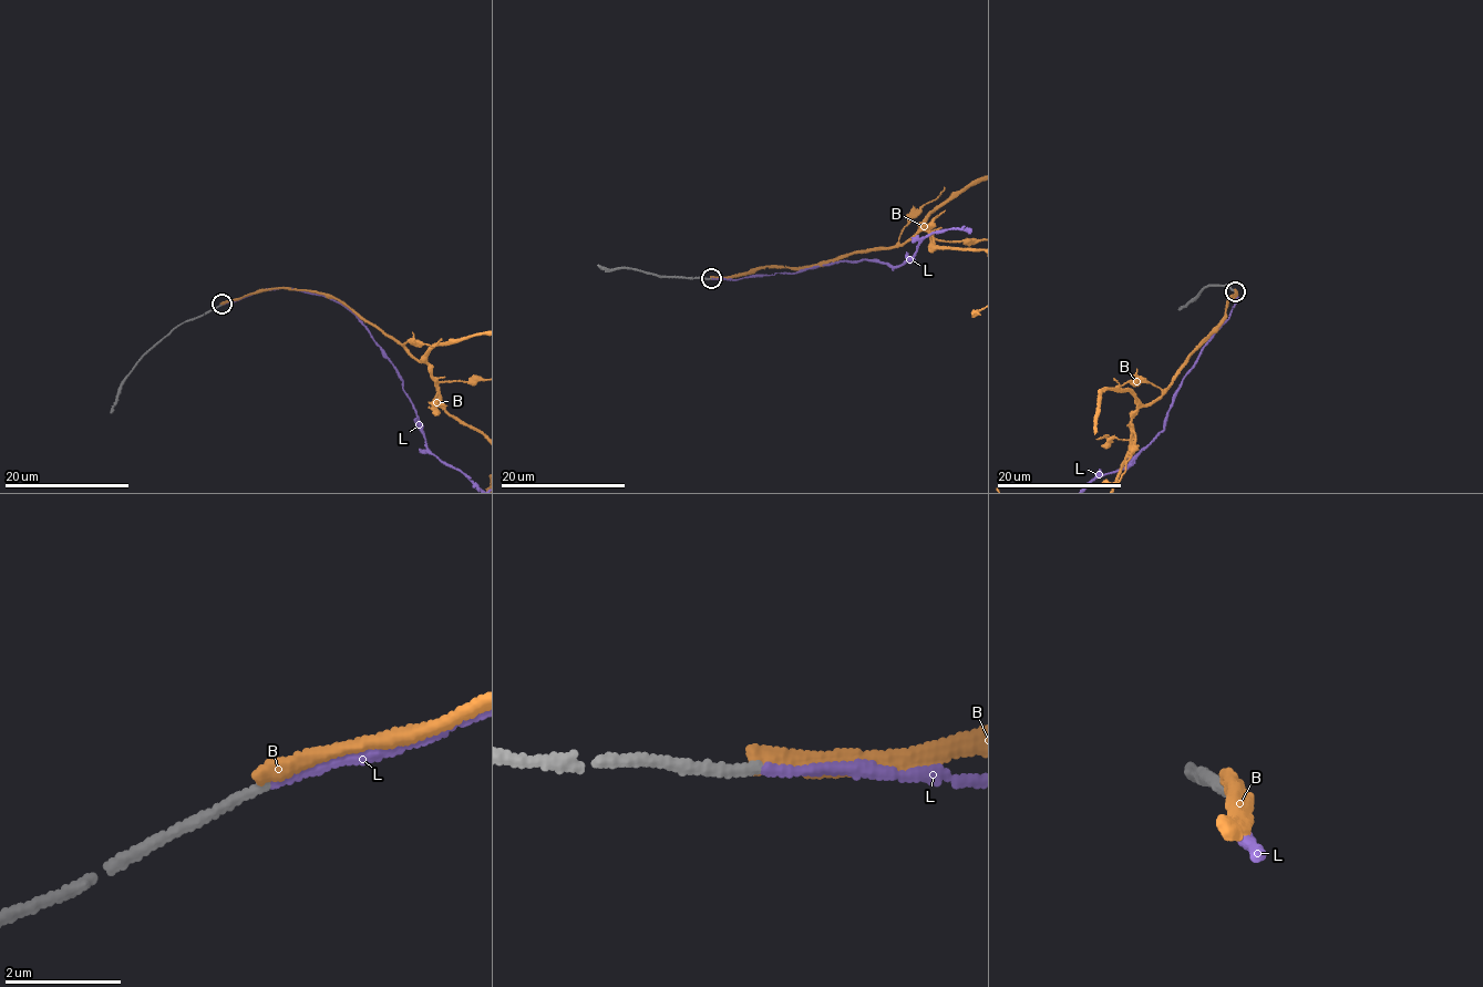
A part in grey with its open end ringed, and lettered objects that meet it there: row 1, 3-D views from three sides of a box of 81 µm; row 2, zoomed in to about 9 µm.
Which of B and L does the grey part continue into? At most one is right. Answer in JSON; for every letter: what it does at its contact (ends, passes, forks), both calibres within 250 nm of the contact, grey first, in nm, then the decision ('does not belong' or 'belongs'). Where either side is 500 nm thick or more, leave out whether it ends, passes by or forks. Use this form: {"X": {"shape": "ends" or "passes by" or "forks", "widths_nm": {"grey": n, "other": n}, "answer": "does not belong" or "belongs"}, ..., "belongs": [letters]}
{"B": {"shape": "ends", "widths_nm": {"grey": 180, "other": 320}, "answer": "does not belong"}, "L": {"shape": "ends", "widths_nm": {"grey": 170, "other": 130}, "answer": "belongs"}, "belongs": ["L"]}

